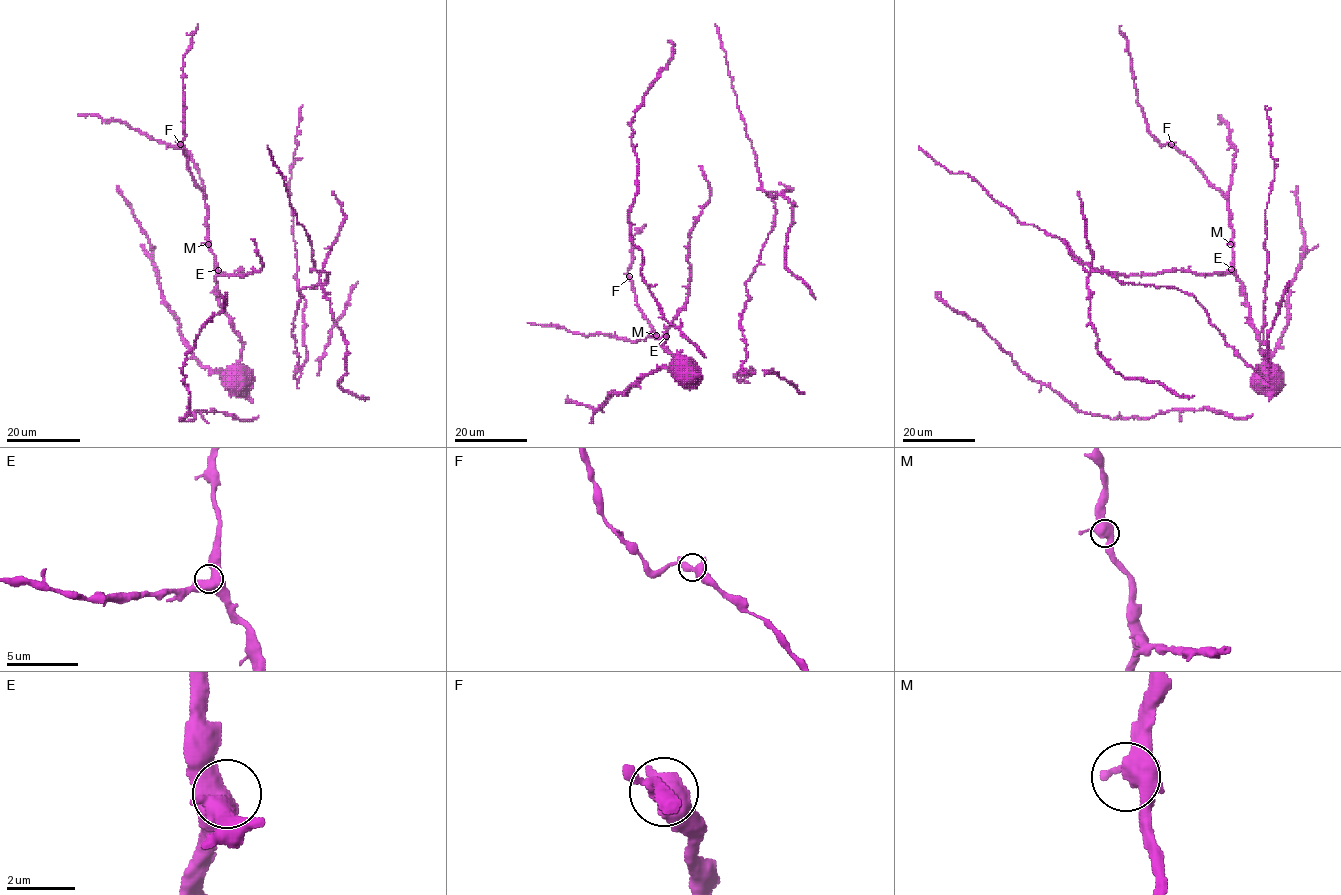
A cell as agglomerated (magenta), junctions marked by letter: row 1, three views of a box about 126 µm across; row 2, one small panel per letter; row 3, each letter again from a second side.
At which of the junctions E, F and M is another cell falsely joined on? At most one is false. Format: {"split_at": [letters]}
{"split_at": []}

